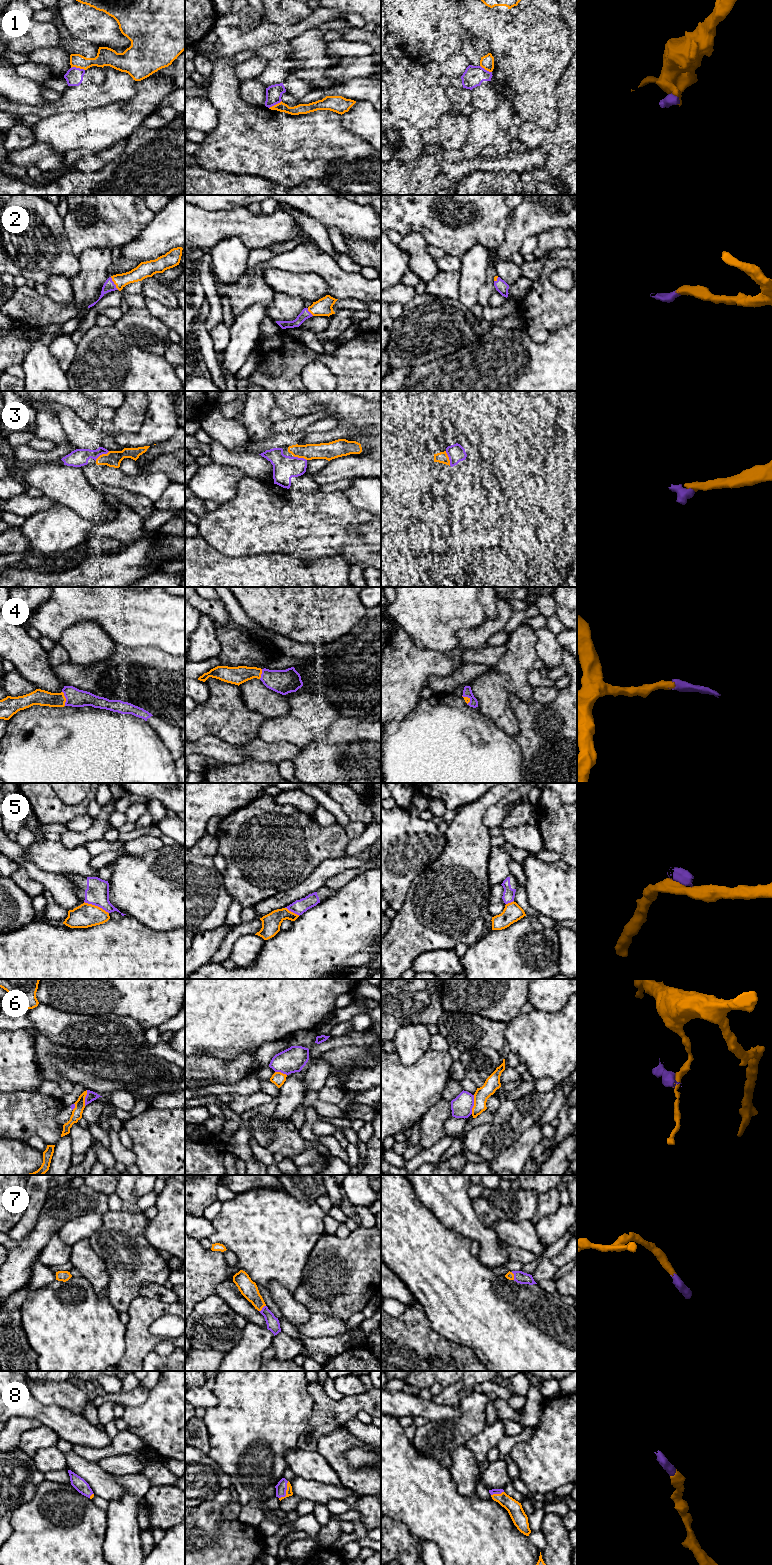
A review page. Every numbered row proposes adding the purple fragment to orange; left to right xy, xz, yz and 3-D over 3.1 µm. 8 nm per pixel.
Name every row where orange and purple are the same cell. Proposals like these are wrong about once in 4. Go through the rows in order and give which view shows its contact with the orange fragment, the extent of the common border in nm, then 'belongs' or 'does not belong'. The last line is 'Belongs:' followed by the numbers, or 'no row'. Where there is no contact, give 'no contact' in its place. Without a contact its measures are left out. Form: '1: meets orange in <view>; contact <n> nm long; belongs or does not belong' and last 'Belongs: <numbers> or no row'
1: meets orange in xy; contact 110 nm long; does not belong
2: meets orange in xy; contact 120 nm long; belongs
3: meets orange in xy; contact 140 nm long; belongs
4: meets orange in xy; contact 120 nm long; belongs
5: meets orange in xy; contact 220 nm long; does not belong
6: meets orange in yz; contact 150 nm long; does not belong
7: meets orange in xz; contact 80 nm long; belongs
8: meets orange in xz; contact 160 nm long; belongs
Belongs: 2, 3, 4, 7, 8

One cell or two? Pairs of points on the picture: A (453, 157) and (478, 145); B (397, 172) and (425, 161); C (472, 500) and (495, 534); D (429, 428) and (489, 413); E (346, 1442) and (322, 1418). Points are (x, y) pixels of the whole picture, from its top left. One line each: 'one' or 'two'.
A: two
B: one
C: two
D: two
E: two

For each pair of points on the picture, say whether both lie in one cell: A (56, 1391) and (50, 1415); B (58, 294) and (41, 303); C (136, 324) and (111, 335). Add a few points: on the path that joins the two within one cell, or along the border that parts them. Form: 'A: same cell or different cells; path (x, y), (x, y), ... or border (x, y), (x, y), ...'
A: different cells; border (32, 1394), (43, 1404), (58, 1405), (75, 1413)
B: different cells; border (46, 294), (58, 303), (70, 304), (73, 301)
C: different cells; border (113, 326), (128, 343), (137, 347)

